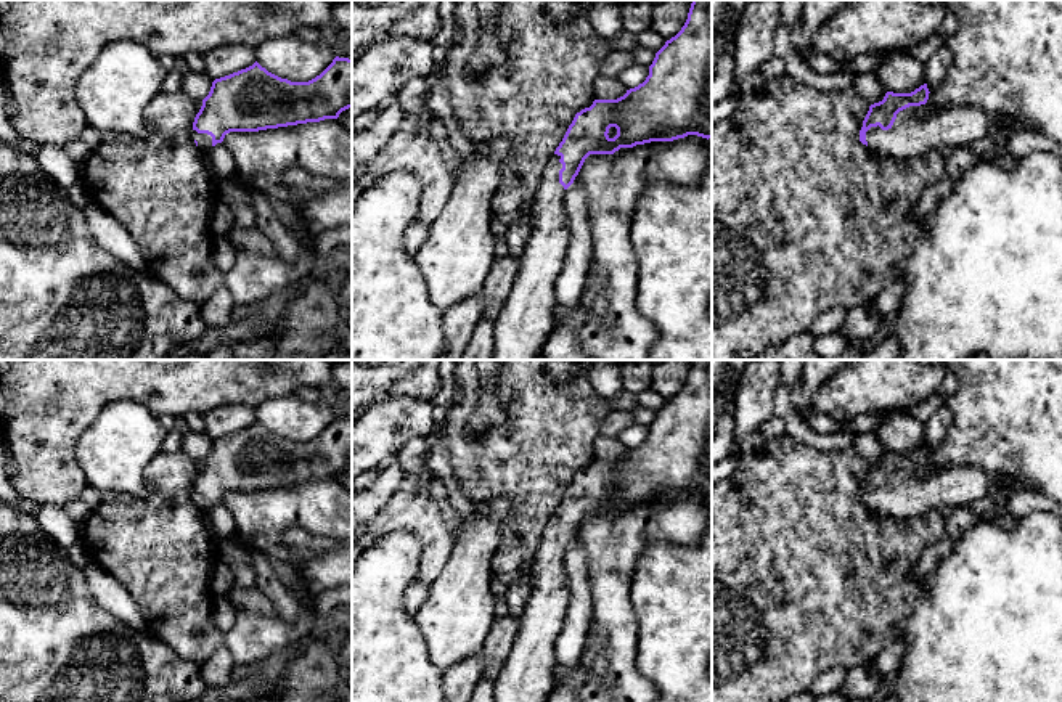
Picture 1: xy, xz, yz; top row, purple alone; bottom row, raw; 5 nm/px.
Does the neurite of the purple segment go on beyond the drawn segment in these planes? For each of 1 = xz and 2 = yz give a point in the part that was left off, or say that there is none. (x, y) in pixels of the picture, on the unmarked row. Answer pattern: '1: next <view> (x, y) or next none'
1: next xz (527, 675)
2: next yz (916, 490)

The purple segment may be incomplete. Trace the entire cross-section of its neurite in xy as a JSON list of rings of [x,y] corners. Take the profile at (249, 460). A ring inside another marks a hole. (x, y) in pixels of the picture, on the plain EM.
[[[336,416],[308,442],[281,439],[257,421],[215,439],[193,482],[193,500],[202,511],[230,492],[259,492],[325,479],[352,467],[352,419]]]

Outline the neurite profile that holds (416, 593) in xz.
[[[416,580],[411,585],[408,585],[403,602],[406,615],[415,618],[416,612],[424,604],[427,594],[429,594],[429,585]]]

